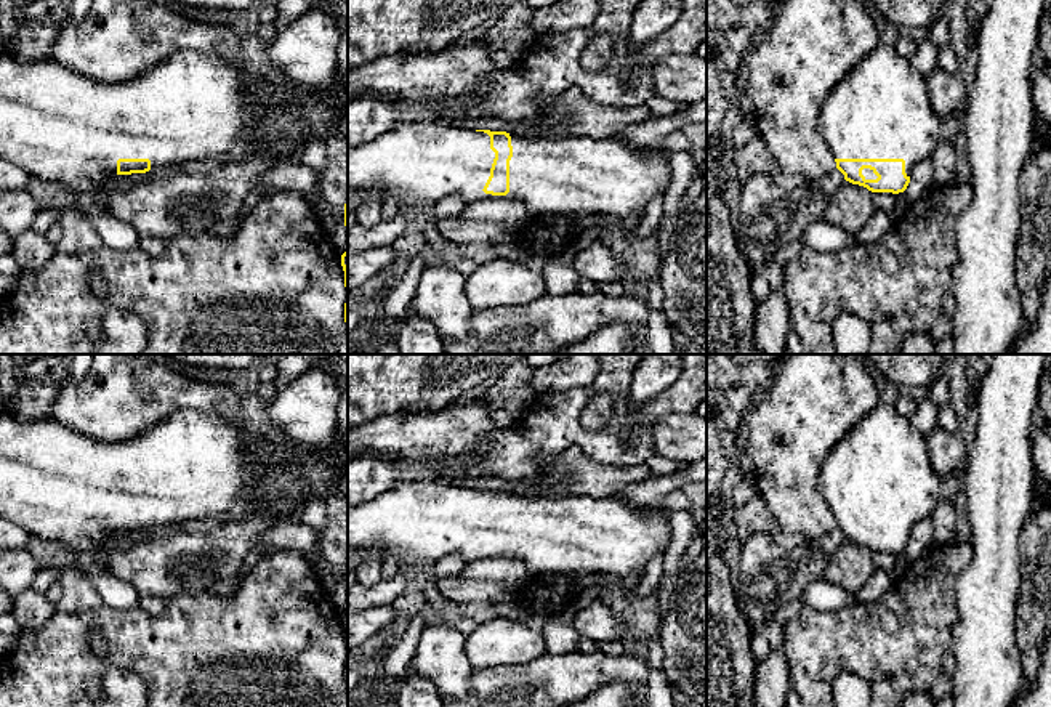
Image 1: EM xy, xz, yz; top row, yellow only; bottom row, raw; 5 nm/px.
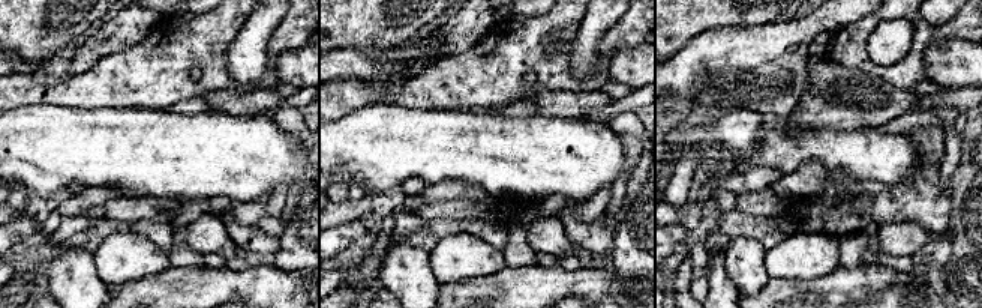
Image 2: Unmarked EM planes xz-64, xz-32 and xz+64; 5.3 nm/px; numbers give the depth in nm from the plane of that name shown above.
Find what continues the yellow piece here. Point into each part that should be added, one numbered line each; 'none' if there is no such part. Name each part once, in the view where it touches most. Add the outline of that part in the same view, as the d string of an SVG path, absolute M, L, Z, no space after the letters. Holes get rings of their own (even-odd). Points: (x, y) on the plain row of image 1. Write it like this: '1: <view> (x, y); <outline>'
1: xz (418, 521); M402 478L378 497L359 505L348 505L348 548L393 555L410 574L433 564L449 553L460 553L466 563L495 558L517 560L529 574L609 574L620 579L642 574L655 558L665 556L670 545L670 523L663 510L636 507L617 497L585 495L530 495L511 492L513 516L509 519L509 551L506 555L485 553L482 548L490 535L495 511L490 495L461 484L447 484L437 479Z

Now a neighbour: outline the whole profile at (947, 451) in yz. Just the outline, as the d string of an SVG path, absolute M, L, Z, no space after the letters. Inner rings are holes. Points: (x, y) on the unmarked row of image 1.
M937 426L924 436L924 441L928 444L932 468L940 478L952 471L963 473L968 452L960 433L950 433Z

